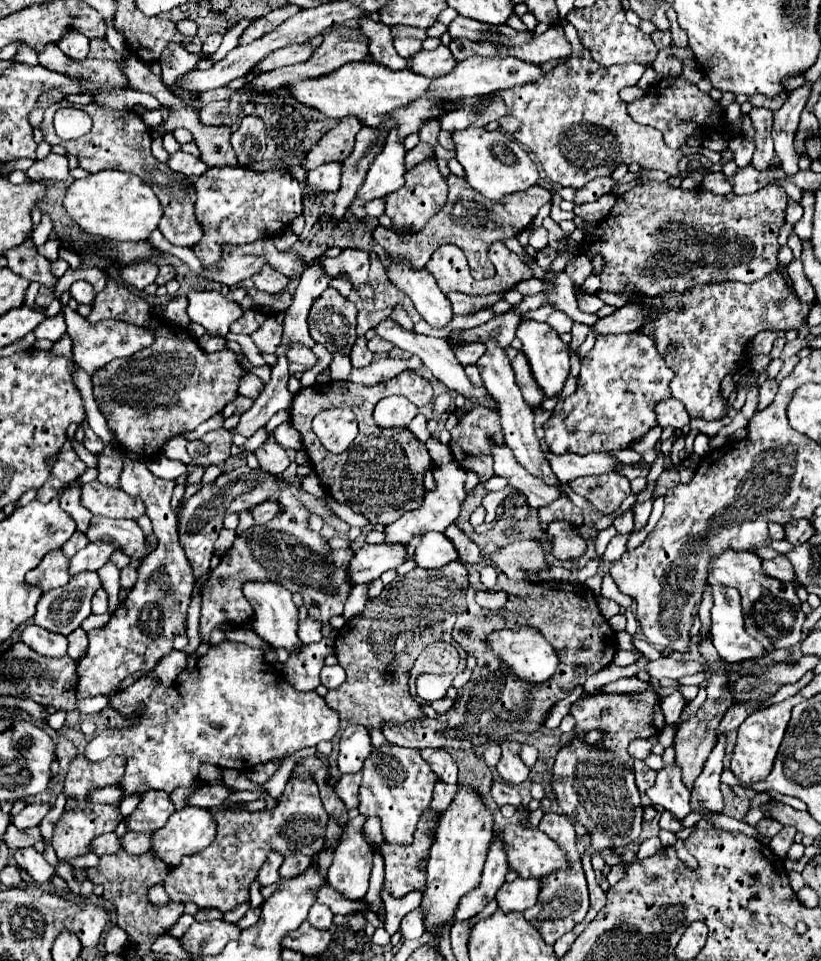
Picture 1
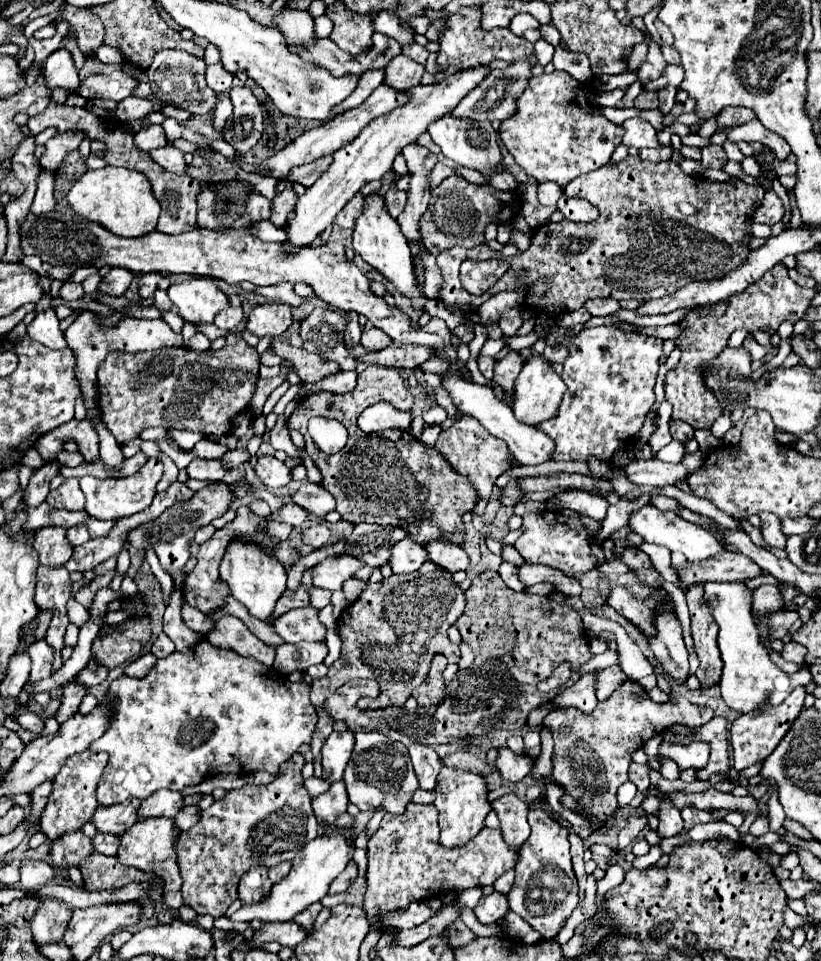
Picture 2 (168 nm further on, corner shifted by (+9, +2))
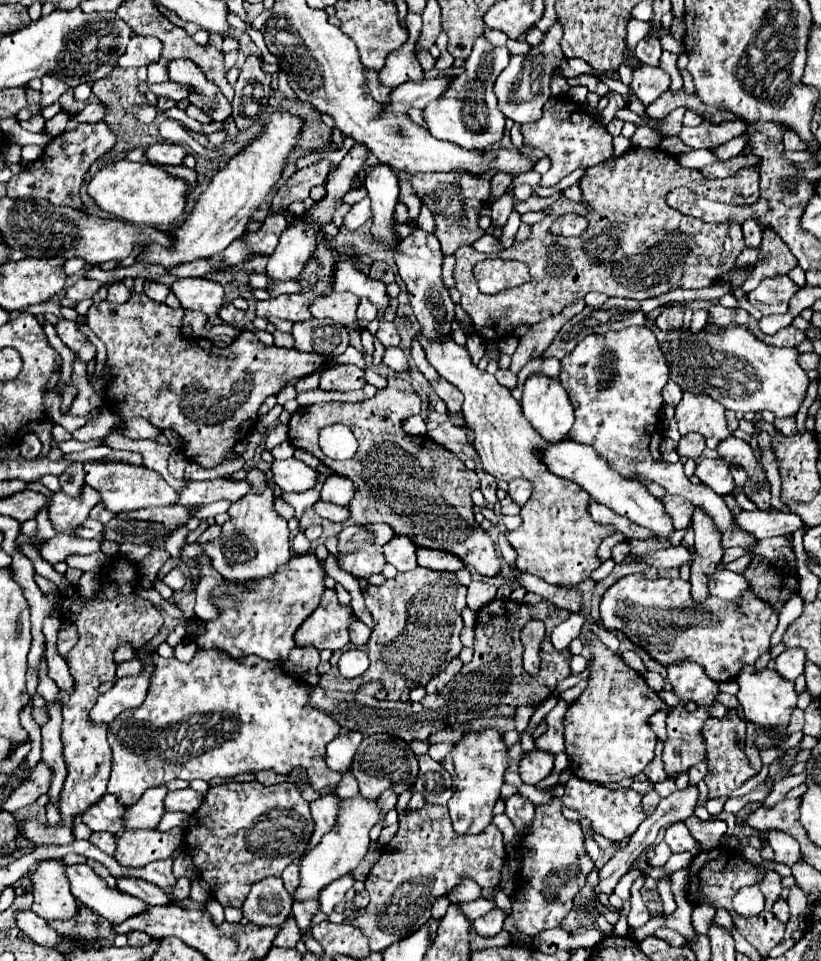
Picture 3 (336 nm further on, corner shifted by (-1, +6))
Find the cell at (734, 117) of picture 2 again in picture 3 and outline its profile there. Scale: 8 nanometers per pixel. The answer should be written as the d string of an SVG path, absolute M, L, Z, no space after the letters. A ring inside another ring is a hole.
M742 119L722 121L718 125L704 121L698 127L684 127L678 137L694 149L710 149L710 147L730 141L736 135L742 135L744 131L746 131L746 121Z

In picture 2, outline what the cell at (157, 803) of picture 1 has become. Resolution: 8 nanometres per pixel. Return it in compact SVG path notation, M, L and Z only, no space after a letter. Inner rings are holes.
M128 799L118 805L104 807L100 805L96 809L96 815L92 817L92 823L98 833L112 833L112 835L122 835L132 823L136 823L136 809L140 805L140 799Z

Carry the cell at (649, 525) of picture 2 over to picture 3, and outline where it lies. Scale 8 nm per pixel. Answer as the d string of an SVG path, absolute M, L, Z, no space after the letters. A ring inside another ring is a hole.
M564 439L564 441L558 441L558 443L546 443L546 447L538 453L538 457L542 459L542 463L554 475L572 479L574 483L578 483L580 487L584 487L584 491L588 491L594 499L598 499L598 503L610 507L618 515L624 515L624 517L632 519L634 523L650 529L656 537L668 539L668 537L672 537L676 533L672 517L664 509L662 501L656 499L656 497L652 497L642 483L626 479L626 477L618 475L614 469L610 469L606 465L606 461L592 447L586 447L586 445L576 443L572 439Z

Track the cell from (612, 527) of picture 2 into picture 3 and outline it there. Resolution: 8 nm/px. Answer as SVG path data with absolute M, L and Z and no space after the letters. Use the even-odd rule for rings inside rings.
M614 533L614 535L606 537L606 539L600 543L600 549L598 549L598 555L600 555L600 559L602 559L602 561L610 559L610 555L612 555L612 547L614 547L616 543L622 543L624 539L626 539L626 537L624 537L622 533Z

